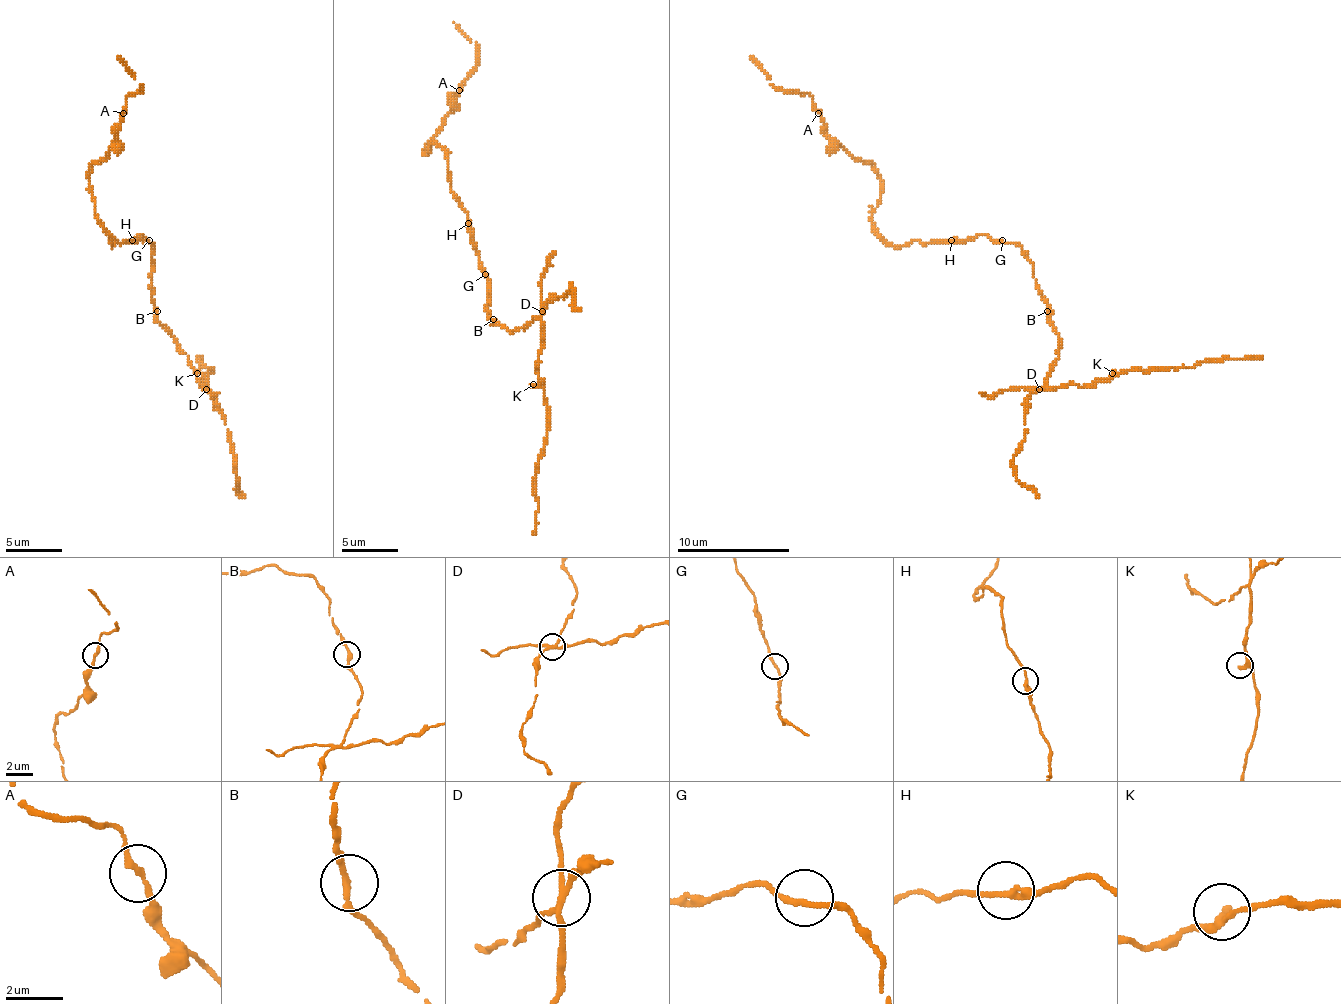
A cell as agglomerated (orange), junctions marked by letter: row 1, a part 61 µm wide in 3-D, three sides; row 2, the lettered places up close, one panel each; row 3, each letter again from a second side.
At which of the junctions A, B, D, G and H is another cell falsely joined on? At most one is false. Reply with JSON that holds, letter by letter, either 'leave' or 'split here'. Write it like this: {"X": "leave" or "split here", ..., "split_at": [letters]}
{"A": "leave", "B": "leave", "D": "split here", "G": "leave", "H": "leave", "split_at": ["D"]}

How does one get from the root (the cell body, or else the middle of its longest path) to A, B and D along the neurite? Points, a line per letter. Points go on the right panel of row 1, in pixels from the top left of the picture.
A: (999, 243), (979, 234), (892, 246), (872, 226), (880, 175), (846, 152), (827, 133), (818, 113)
B: (999, 243), (1016, 243), (1022, 249), (1022, 254), (1033, 265), (1036, 288), (1047, 305), (1047, 311)
D: (999, 243), (1016, 243), (1033, 265), (1036, 288), (1047, 305), (1047, 322), (1059, 336), (1059, 359), (1039, 390)

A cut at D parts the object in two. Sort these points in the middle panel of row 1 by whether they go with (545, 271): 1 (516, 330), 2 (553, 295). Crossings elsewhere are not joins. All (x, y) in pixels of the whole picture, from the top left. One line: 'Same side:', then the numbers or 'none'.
Same side: none

